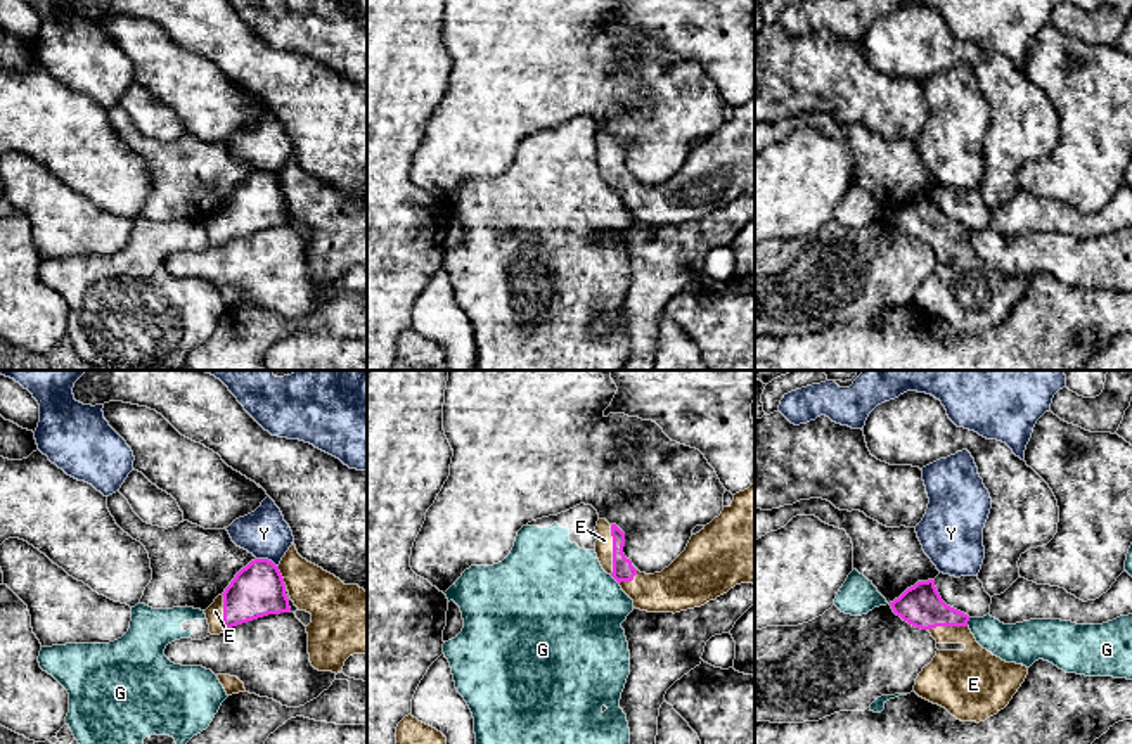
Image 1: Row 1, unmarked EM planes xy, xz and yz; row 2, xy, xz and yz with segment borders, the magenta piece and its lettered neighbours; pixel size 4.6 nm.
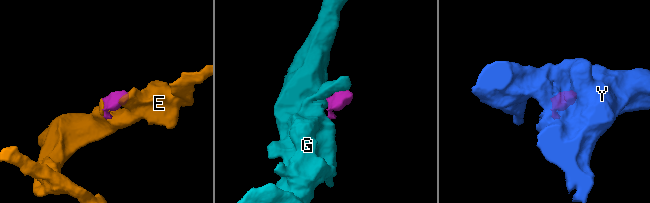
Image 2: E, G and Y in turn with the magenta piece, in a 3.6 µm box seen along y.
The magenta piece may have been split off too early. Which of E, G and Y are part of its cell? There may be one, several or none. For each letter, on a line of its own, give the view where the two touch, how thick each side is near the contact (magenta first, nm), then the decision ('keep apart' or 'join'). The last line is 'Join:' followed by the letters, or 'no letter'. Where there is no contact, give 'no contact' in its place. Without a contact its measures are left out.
E: meets magenta in xz; 100 nm thick on the magenta side, 80 nm on the other; join
G: meets magenta in xz; 100 nm thick on the magenta side, 480 nm on the other; keep apart
Y: meets magenta in xy; 240 nm thick on the magenta side, 220 nm on the other; keep apart
Join: E

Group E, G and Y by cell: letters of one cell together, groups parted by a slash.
E / G / Y

